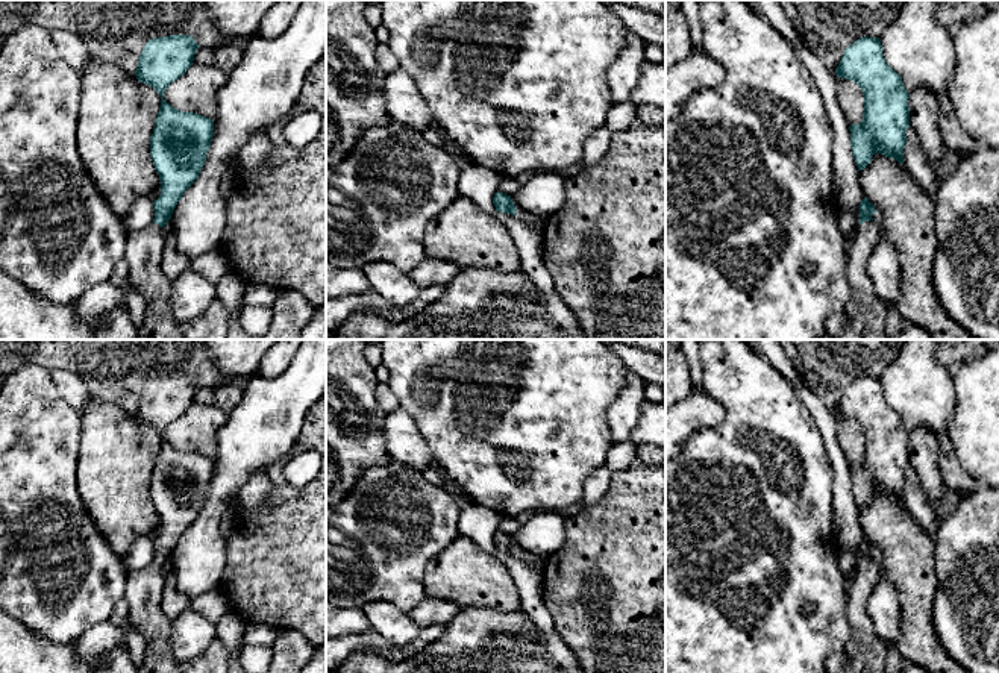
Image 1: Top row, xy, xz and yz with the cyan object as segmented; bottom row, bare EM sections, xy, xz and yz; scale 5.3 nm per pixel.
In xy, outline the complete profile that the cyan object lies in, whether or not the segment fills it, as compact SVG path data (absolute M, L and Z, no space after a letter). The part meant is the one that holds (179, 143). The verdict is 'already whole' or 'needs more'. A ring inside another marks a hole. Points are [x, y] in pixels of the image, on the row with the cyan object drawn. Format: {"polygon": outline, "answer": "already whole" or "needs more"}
{"polygon": "M189 35L161 36L147 41L138 58L136 79L161 95L150 136L150 158L161 179L161 196L153 202L153 223L127 232L124 252L132 291L146 299L138 340L186 340L170 308L171 280L162 271L162 229L205 165L214 120L173 108L164 100L164 92L193 65L199 47Z", "answer": "needs more"}

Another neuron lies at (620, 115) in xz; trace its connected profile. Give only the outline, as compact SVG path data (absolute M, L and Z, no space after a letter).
M629 102L612 105L606 114L605 126L611 133L626 130L637 120L637 106Z

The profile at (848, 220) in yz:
M840 208L838 211L838 227L846 238L850 238L853 232L858 229L860 221L860 209L849 211Z

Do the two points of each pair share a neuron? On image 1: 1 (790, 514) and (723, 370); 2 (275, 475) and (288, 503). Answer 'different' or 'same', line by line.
1: same
2: same

